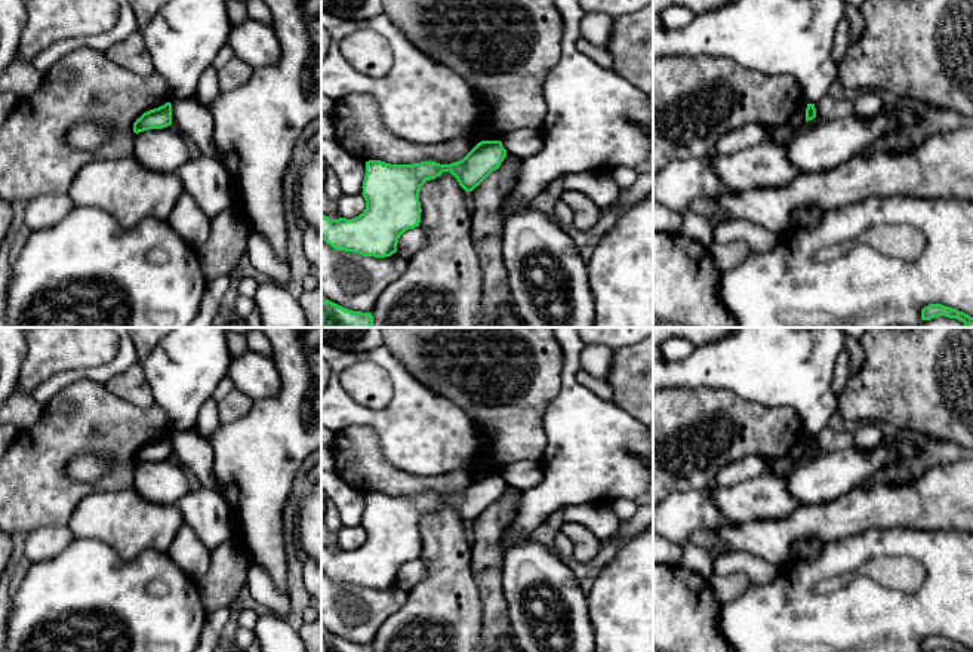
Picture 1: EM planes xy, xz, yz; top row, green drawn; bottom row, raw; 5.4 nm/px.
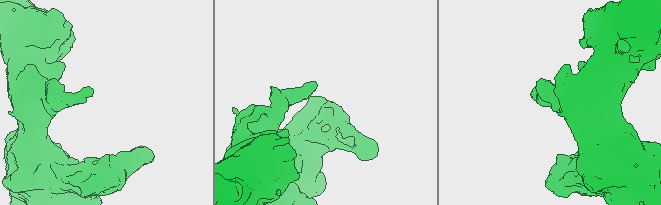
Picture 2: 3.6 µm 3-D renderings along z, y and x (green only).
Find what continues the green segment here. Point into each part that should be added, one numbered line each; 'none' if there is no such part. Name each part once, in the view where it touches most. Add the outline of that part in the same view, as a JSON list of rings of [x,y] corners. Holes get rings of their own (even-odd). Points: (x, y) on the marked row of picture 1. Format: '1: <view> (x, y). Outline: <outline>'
none

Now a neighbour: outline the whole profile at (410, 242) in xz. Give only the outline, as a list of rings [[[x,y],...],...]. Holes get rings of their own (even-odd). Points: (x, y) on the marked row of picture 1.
[[[421,227],[404,231],[397,243],[397,253],[410,259],[415,253],[427,246],[427,236]]]

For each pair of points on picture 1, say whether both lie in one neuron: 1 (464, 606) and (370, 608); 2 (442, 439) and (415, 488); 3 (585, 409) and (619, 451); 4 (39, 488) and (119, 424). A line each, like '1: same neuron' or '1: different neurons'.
1: different neurons
2: different neurons
3: same neuron
4: same neuron

